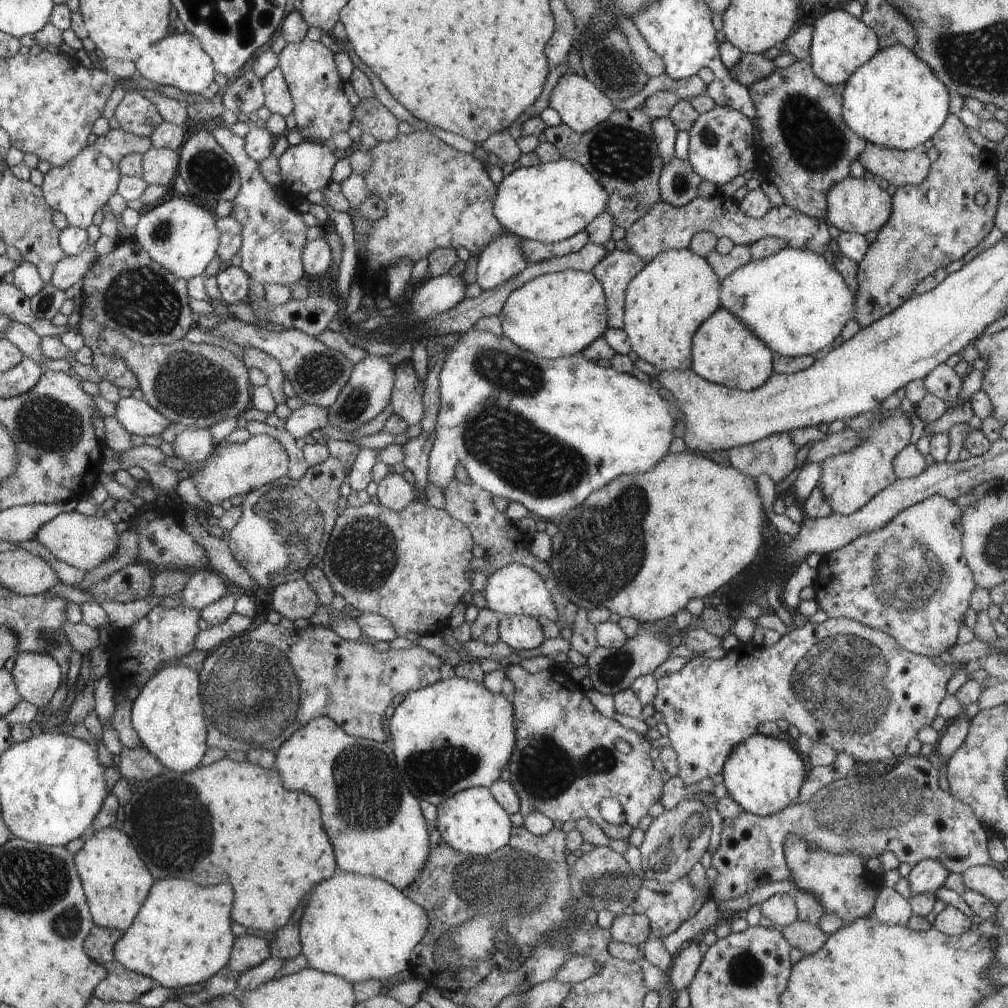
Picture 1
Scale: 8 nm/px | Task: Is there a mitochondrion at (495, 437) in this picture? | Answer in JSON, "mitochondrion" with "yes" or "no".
{"mitochondrion":"yes"}

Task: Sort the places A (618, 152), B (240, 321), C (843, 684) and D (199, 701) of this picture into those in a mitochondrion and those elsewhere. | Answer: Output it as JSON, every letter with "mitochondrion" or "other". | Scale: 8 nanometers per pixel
{"A":"mitochondrion","B":"other","C":"mitochondrion","D":"mitochondrion"}

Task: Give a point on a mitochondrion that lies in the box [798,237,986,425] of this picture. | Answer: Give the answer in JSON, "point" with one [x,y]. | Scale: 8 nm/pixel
{"point":[909,259]}

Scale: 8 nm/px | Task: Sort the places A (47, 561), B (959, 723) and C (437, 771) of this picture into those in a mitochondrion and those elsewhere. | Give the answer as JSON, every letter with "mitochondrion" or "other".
{"A":"other","B":"other","C":"mitochondrion"}

